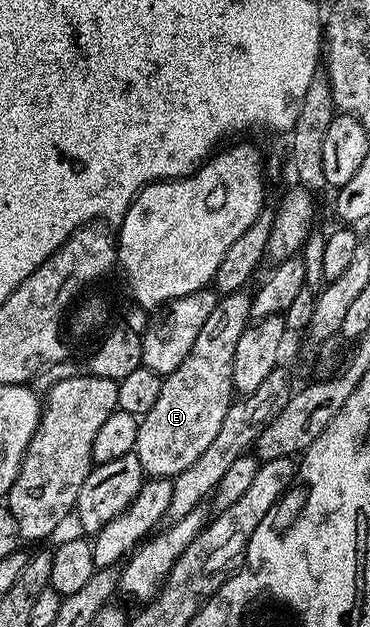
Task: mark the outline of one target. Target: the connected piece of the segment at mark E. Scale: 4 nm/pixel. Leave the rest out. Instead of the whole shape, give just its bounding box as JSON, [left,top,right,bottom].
[134,289,252,477]

